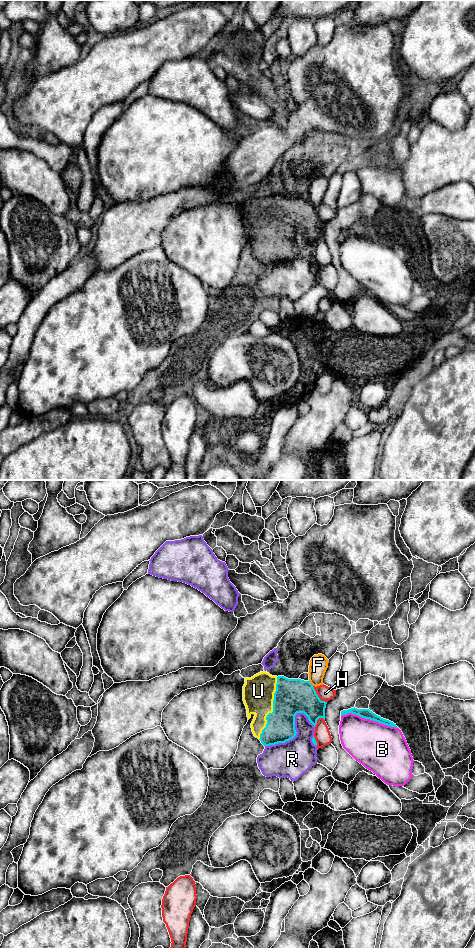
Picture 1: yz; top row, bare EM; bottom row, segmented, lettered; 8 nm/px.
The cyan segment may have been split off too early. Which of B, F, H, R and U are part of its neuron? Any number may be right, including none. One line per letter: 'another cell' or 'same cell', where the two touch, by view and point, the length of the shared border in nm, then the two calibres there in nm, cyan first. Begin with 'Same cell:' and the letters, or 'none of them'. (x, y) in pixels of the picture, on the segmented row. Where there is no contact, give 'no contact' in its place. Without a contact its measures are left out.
Same cell: U
B: another cell; contact yz (369, 718); length 460 nm; calibres 80 and 380 nm
F: another cell; contact yz (310, 683); length 60 nm; calibres 280 and 140 nm
H: another cell; contact yz (317, 696); length 180 nm; calibres 280 and 120 nm
R: another cell; contact yz (295, 731); length 440 nm; calibres 240 and 300 nm
U: same cell; contact yz (273, 709); length 500 nm; calibres 280 and 260 nm

